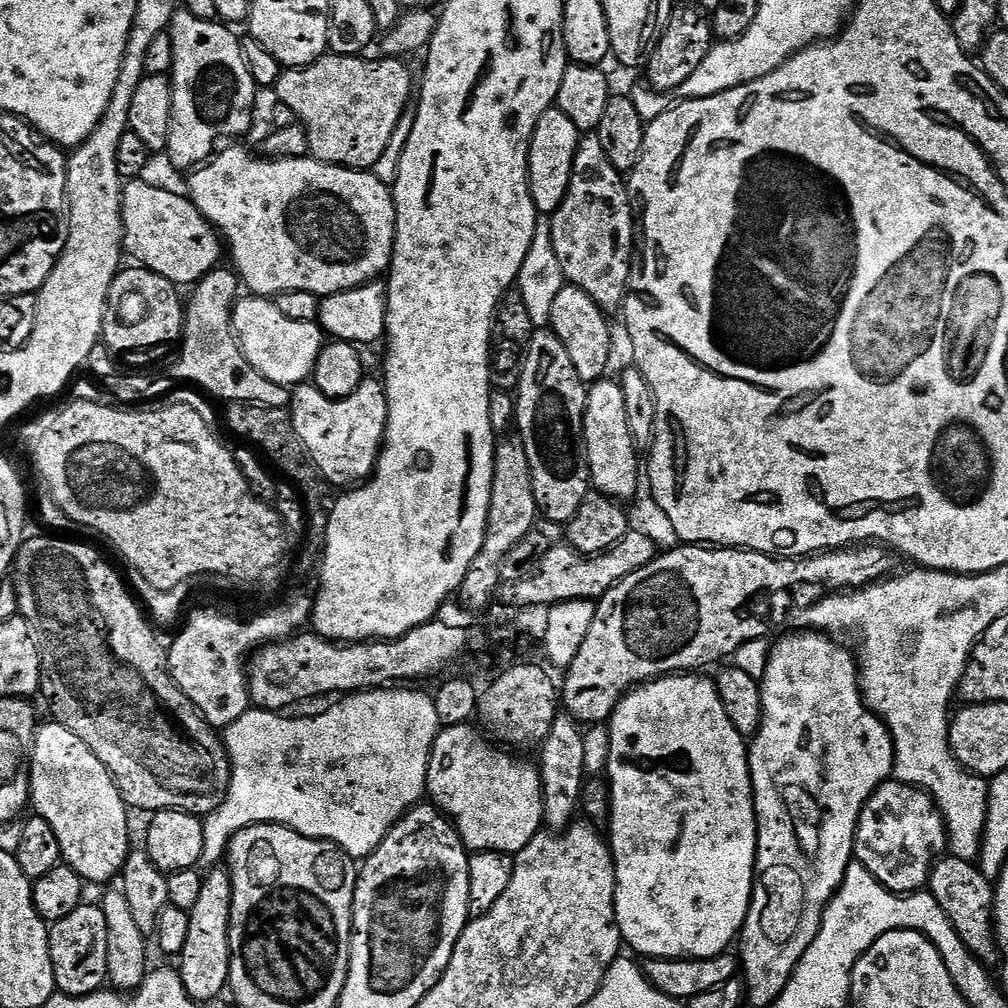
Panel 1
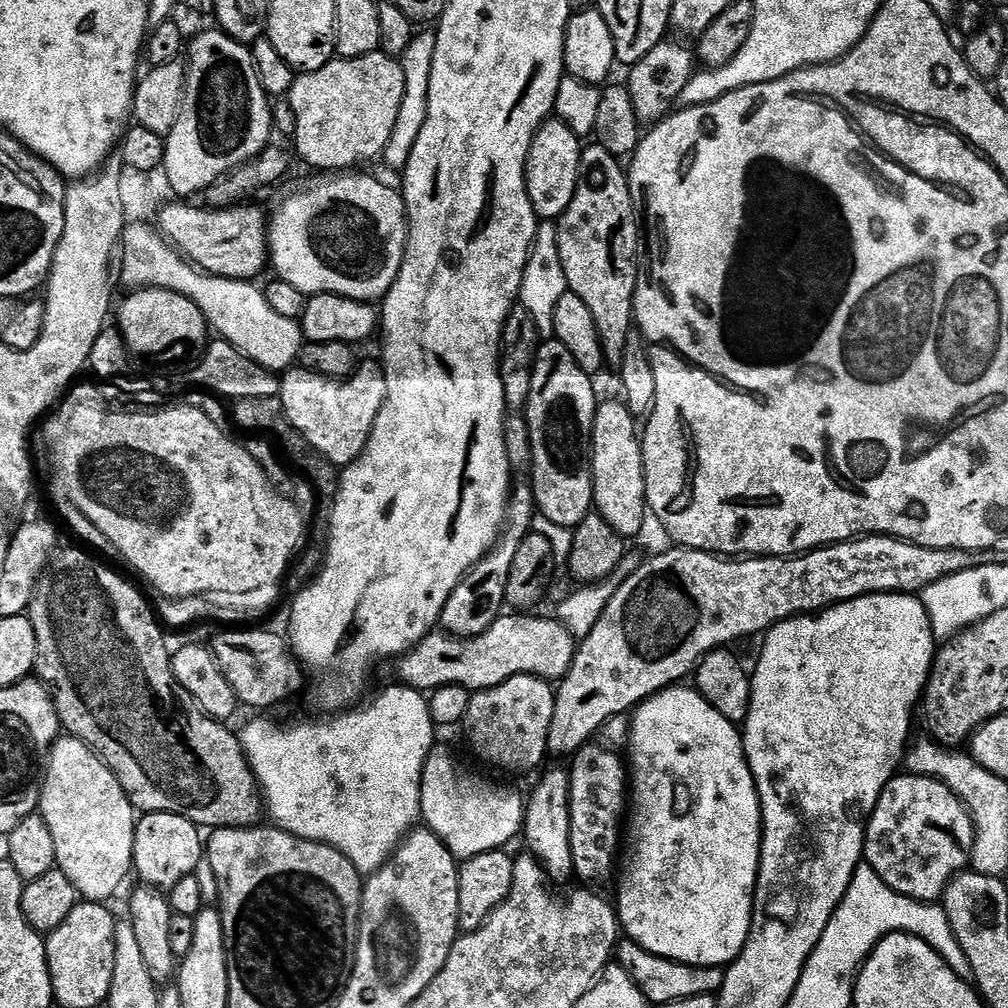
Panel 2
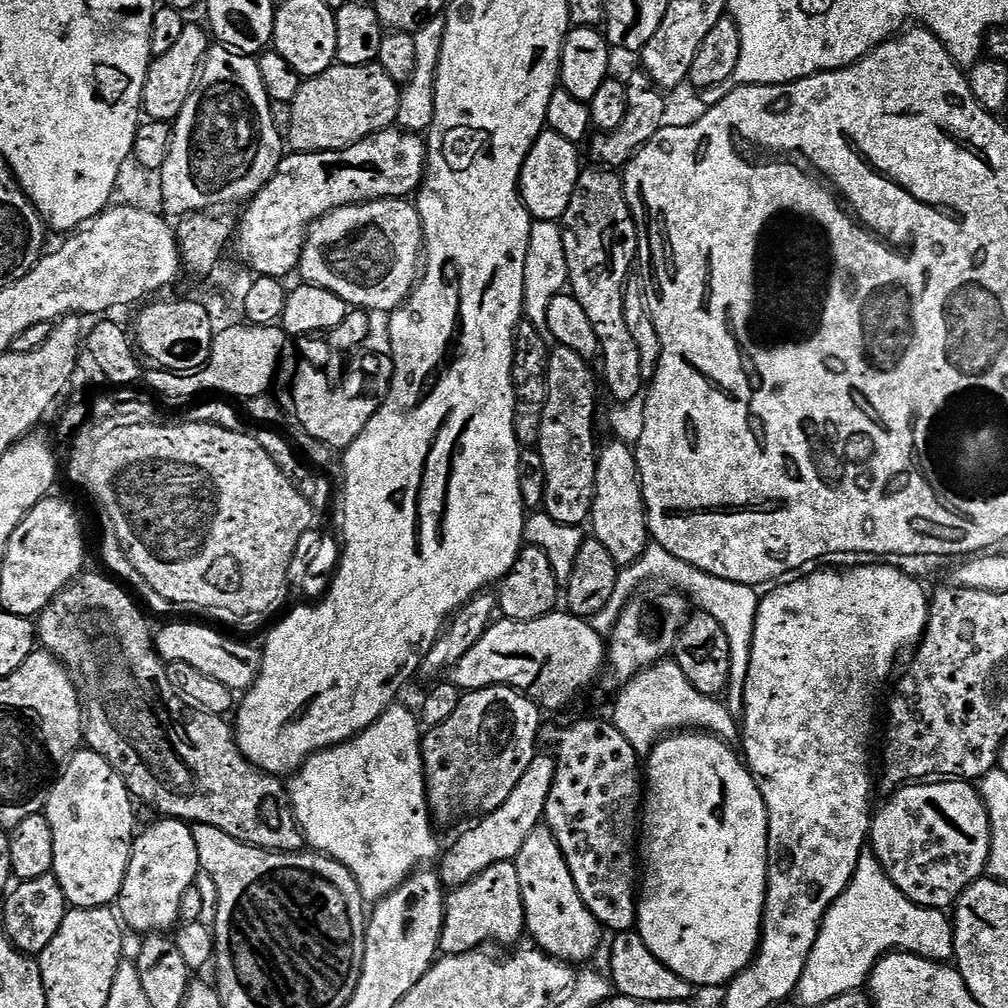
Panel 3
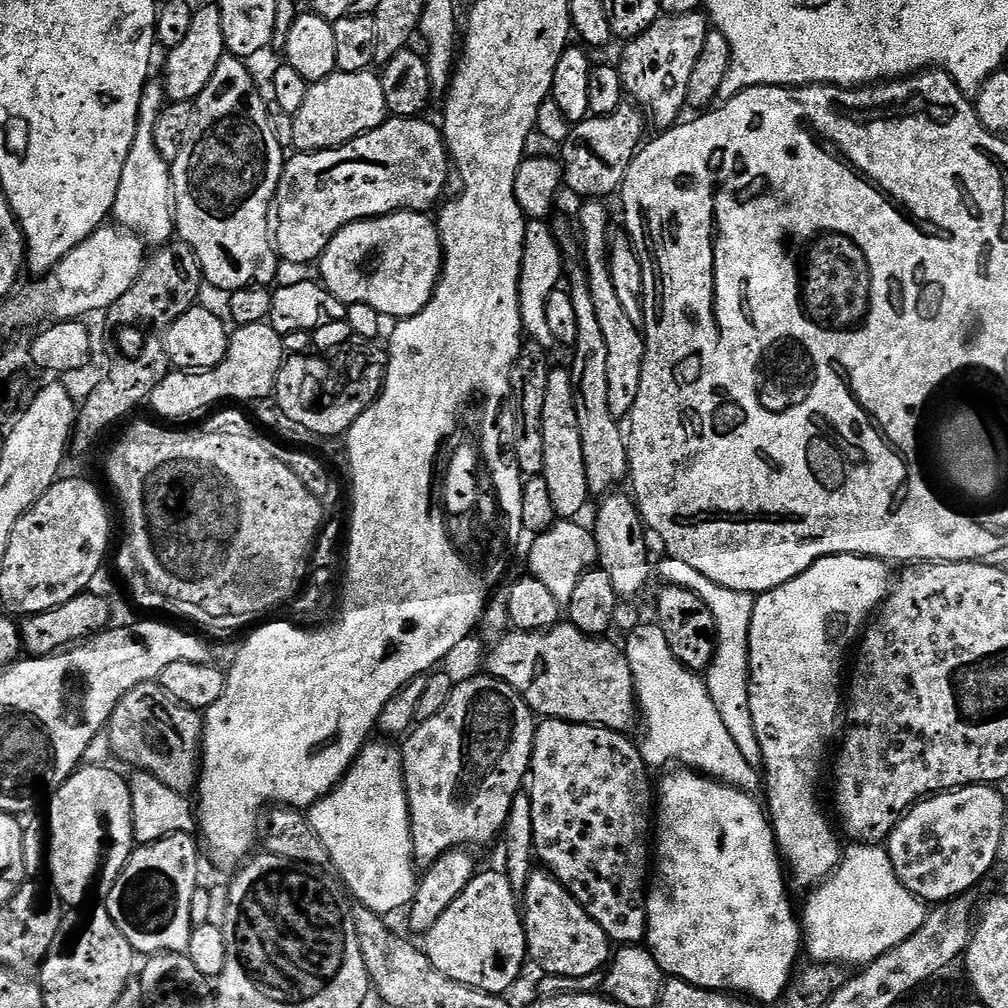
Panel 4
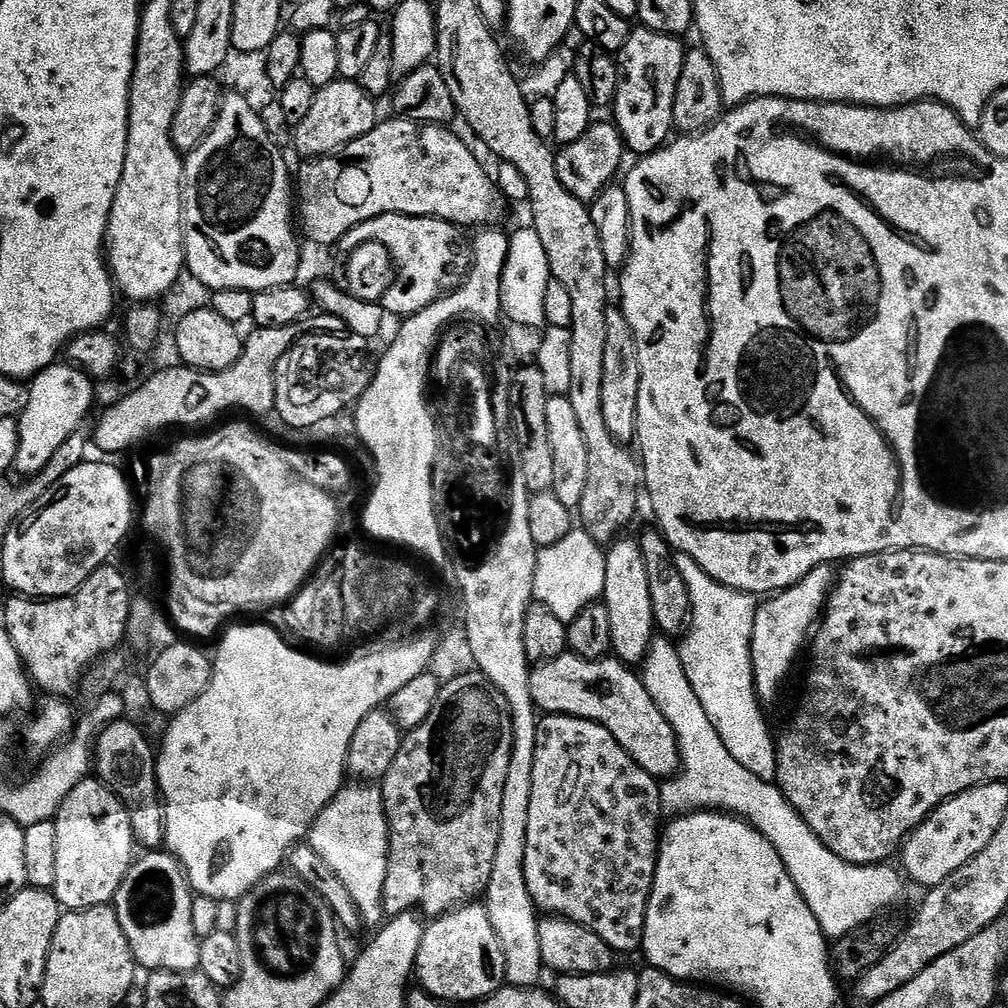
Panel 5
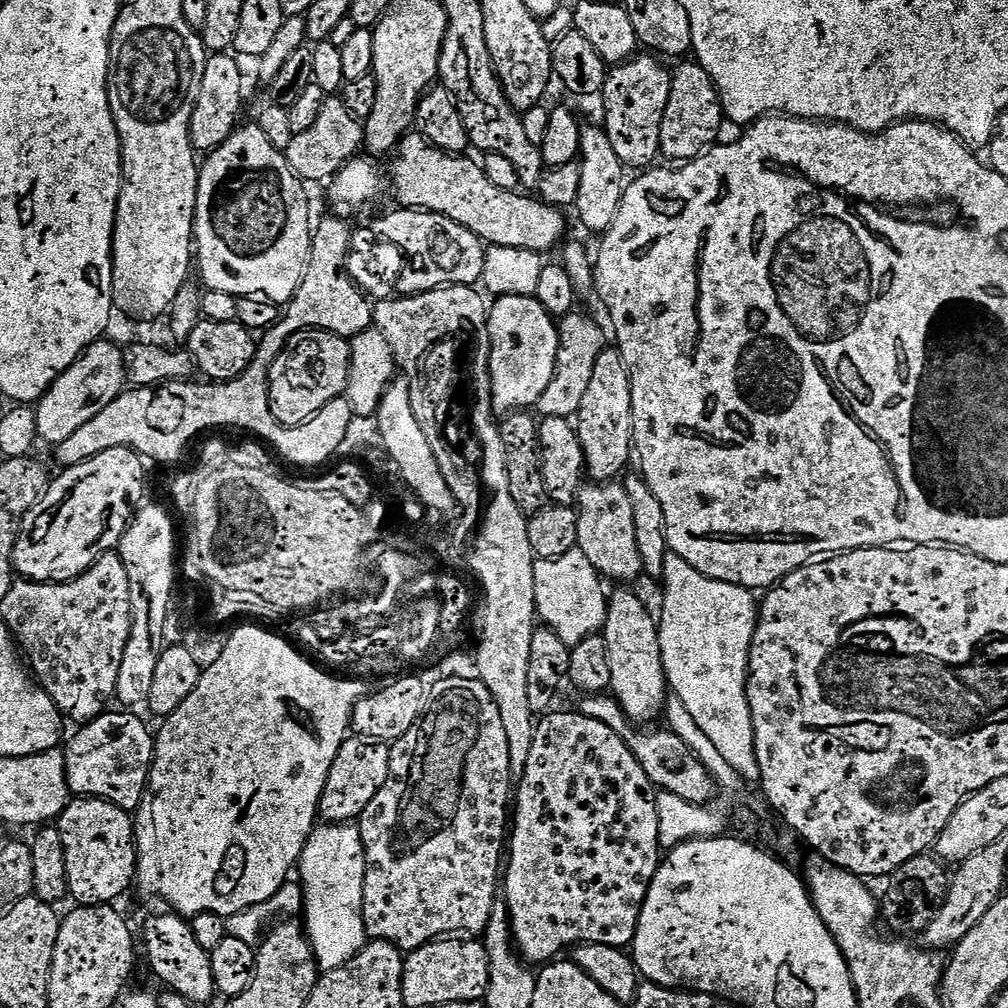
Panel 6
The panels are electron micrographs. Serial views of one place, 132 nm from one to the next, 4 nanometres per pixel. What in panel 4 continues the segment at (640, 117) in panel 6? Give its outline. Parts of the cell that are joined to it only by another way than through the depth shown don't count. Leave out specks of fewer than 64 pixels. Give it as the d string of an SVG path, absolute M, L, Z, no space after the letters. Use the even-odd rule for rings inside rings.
M703 11L682 14L681 16L661 15L642 34L627 41L623 45L624 57L618 61L623 91L627 99L644 113L644 119L656 130L667 130L681 119L680 111L685 111L688 99L686 90L690 82L690 74L694 70L694 62L698 62L698 54L702 50L702 42L706 42L710 31L710 21Z

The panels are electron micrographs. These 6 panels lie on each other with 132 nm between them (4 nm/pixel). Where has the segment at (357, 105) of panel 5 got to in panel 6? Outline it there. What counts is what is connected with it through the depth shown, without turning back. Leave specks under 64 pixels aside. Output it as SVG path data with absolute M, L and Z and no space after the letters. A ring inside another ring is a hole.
M336 94L325 99L318 111L317 121L308 130L296 134L290 142L286 155L288 164L294 175L301 181L324 180L331 181L336 173L343 170L349 160L355 160L364 148L364 125L344 105L341 97Z

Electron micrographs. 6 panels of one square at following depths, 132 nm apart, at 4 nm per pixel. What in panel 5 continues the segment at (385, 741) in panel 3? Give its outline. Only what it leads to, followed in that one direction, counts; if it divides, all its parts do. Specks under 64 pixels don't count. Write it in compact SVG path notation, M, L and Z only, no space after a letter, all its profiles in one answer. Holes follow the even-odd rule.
M352 782L341 788L312 823L310 843L326 858L330 870L342 878L346 890L350 890L361 921L372 930L379 929L386 920L384 887L388 870L388 819L383 791L365 782Z

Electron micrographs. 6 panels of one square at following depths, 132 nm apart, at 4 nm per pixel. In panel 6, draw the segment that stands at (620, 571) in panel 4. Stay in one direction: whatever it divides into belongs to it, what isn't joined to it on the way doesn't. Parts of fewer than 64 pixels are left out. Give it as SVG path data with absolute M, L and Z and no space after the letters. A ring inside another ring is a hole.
M620 586L616 593L611 593L608 601L608 617L602 629L602 635L608 639L610 646L610 674L612 675L611 693L624 709L624 715L629 721L637 720L637 725L644 726L647 720L665 711L670 699L668 679L664 673L662 650L660 649L660 630L655 615L648 613L648 608L631 592L631 587Z

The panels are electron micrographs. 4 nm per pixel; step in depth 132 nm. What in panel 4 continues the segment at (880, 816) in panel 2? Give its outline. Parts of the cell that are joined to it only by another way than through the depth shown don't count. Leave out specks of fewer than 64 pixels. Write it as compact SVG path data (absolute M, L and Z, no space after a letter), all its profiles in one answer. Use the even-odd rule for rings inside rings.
M967 784L965 788L953 788L950 792L938 792L912 805L901 816L888 836L888 857L894 866L894 874L900 884L919 900L929 905L944 904L957 896L971 893L971 888L991 870L1000 858L1004 815L1004 796L990 784Z

